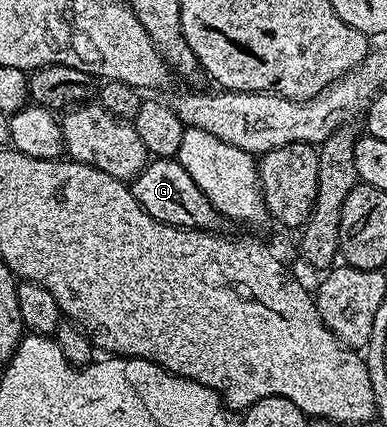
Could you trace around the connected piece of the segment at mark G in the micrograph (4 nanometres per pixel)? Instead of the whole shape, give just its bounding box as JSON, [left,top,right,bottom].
[130,158,226,232]

